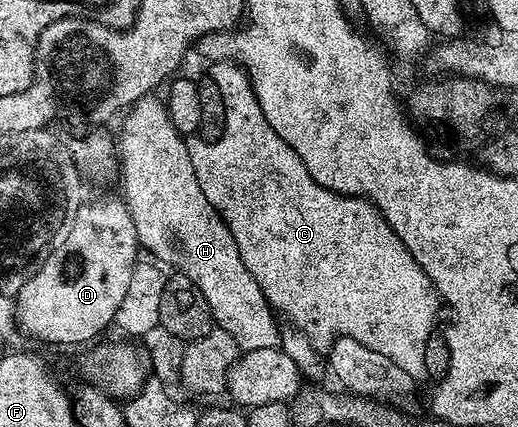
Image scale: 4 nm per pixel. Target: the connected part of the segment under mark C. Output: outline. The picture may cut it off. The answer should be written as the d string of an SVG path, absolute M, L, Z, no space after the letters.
M219 61L212 66L212 69L213 82L219 87L225 100L223 114L225 130L222 131L218 141L204 141L201 135L186 136L187 155L191 155L191 167L195 167L195 179L199 179L199 187L203 187L203 195L207 195L207 203L211 203L211 207L215 207L215 211L221 216L223 223L227 223L227 227L239 247L239 255L243 259L247 271L251 271L255 283L259 283L263 295L269 300L270 309L276 311L280 316L282 313L289 320L287 322L292 328L304 332L317 350L328 350L338 337L350 337L379 351L379 355L387 355L387 359L391 359L391 363L399 363L399 367L403 367L403 371L407 371L407 375L411 375L414 382L428 382L430 375L427 371L427 359L423 359L423 351L427 347L427 339L435 331L436 325L433 324L437 321L437 312L443 309L443 302L438 297L437 289L431 283L431 279L423 271L423 267L419 267L419 263L415 263L411 251L407 251L407 247L399 239L399 235L395 235L395 231L389 226L387 219L373 206L373 202L369 198L344 197L343 194L331 191L327 187L315 183L315 179L311 179L311 175L299 159L299 155L295 155L293 148L287 143L283 143L283 139L279 139L279 135L267 123L257 102L257 96L253 94L253 89L249 86L249 75L240 65L235 65L231 61Z

